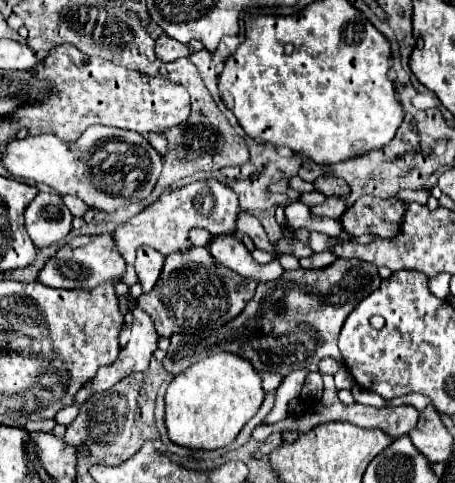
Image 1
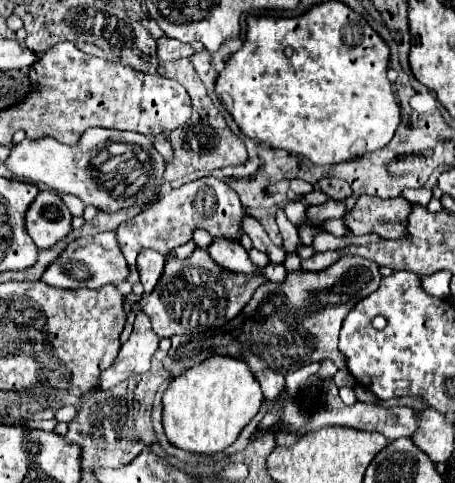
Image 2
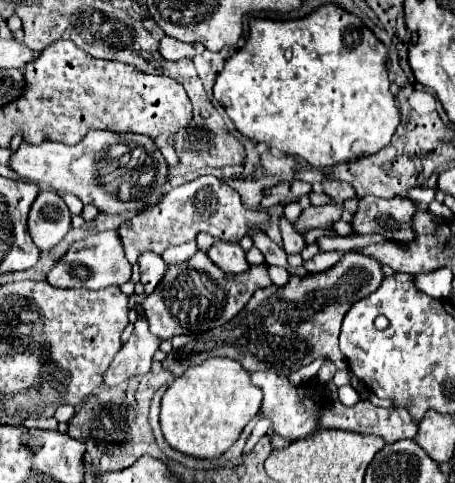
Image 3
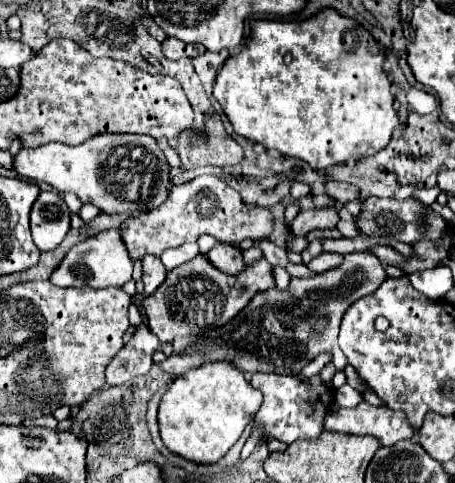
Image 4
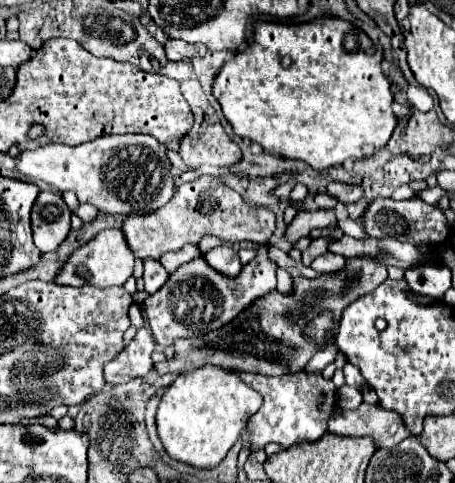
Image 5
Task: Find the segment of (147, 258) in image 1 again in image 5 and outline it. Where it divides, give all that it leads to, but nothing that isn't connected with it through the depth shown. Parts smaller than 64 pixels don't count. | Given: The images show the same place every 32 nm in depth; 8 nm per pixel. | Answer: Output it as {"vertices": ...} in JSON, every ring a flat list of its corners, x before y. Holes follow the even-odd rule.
{"vertices":[[144,260,144,276,142,278,146,282,146,292,154,294,166,284,168,272,162,268,162,264,158,260]]}

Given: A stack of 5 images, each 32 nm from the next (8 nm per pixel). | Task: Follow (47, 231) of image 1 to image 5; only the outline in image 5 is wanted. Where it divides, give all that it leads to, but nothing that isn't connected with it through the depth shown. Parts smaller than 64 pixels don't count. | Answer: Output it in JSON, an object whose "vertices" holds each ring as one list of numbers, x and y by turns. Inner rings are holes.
{"vertices":[[40,192,32,206,34,244,40,252,54,252,70,232,70,208,58,192]]}

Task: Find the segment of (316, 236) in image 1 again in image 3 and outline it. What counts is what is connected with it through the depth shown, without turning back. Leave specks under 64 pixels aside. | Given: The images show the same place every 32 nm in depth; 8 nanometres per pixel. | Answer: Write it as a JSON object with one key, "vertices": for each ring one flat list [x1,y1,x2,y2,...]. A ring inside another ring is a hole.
{"vertices":[[332,236,332,238,318,238,320,250,336,250,336,252,354,252,362,250,372,244,372,236]]}

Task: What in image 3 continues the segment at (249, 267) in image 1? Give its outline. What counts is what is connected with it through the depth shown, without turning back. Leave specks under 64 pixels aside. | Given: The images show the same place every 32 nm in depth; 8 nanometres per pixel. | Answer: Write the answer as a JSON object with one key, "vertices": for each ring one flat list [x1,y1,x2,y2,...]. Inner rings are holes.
{"vertices":[[218,240,210,250,208,250,208,258,212,258,212,262,228,274,240,274,244,270,248,270,248,262,244,256,244,250,240,248,240,244,224,244,222,240],[270,266,270,276,272,276,272,282,274,284,278,284,280,288,282,286,286,286,286,282,288,282,288,270,286,268,278,268,278,266]]}

